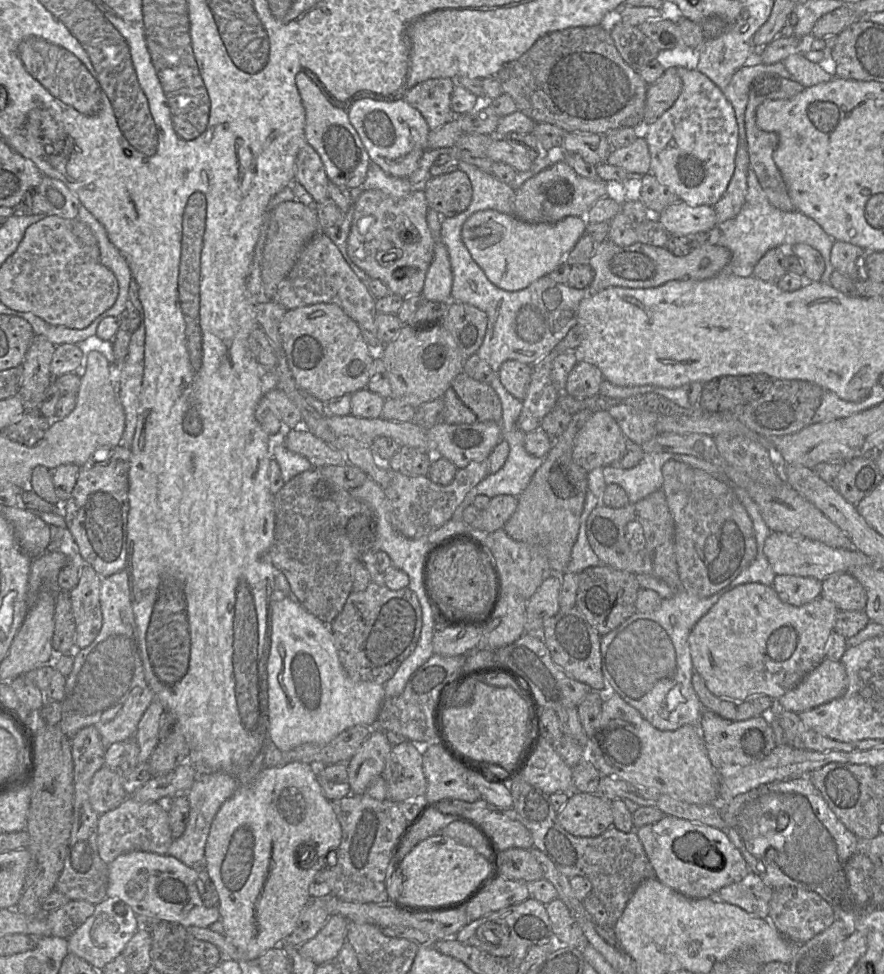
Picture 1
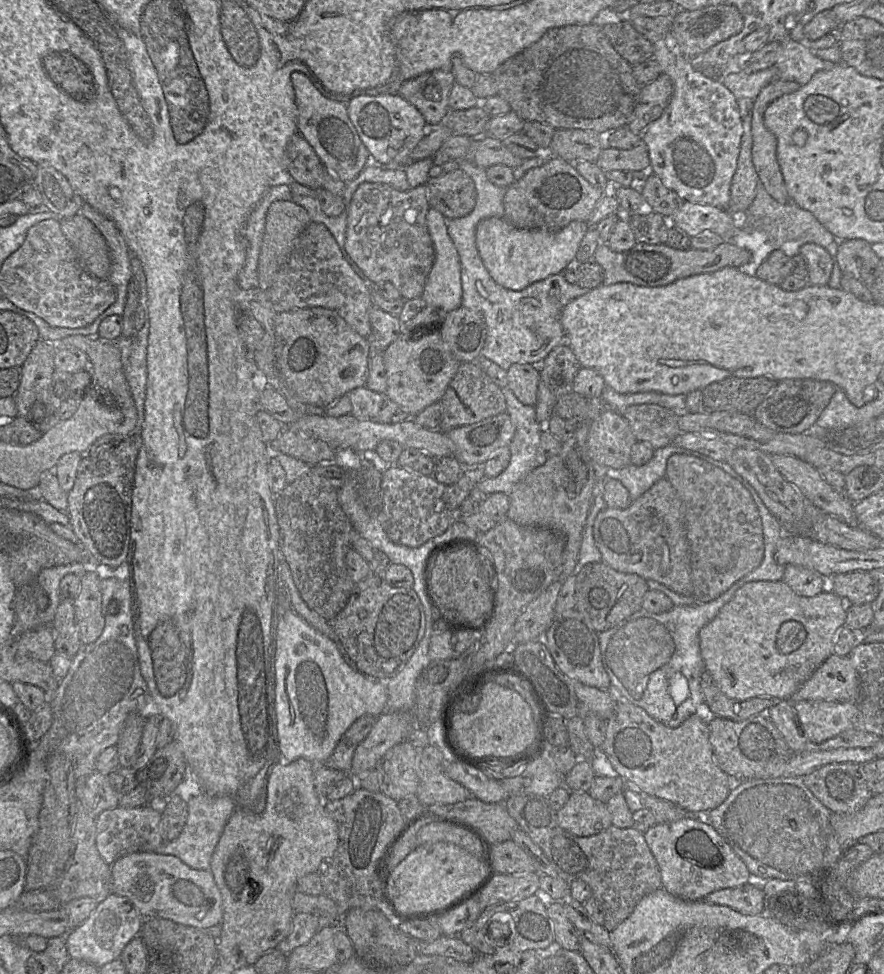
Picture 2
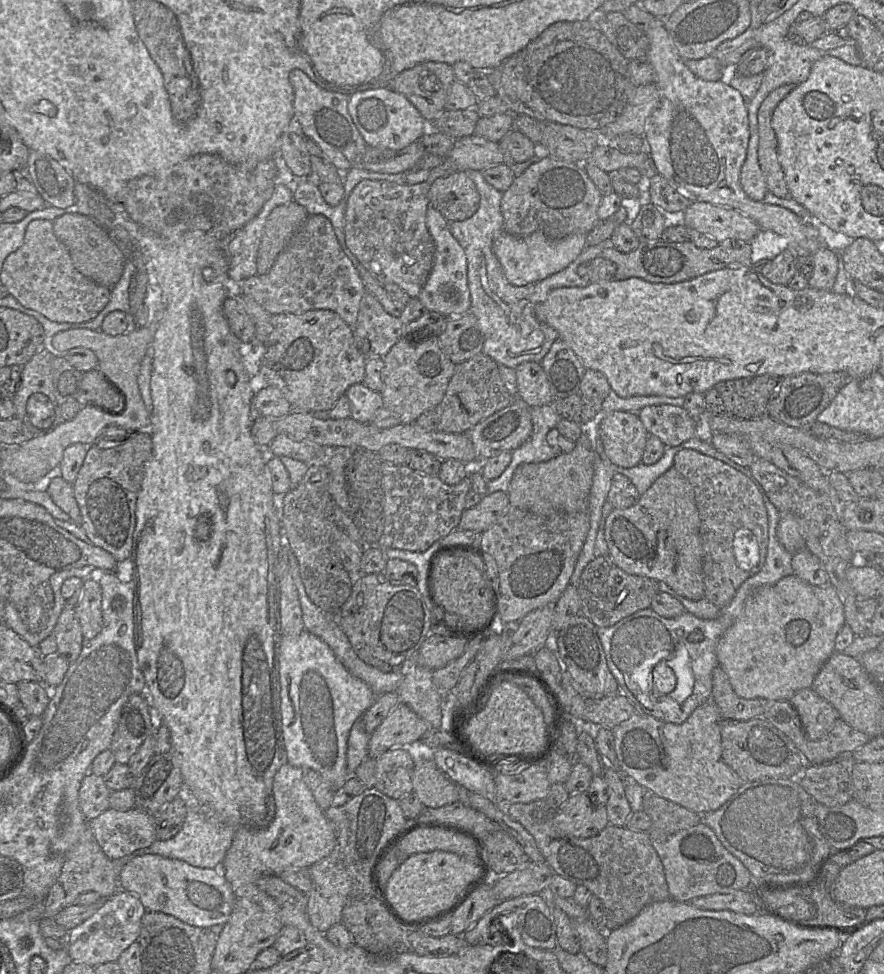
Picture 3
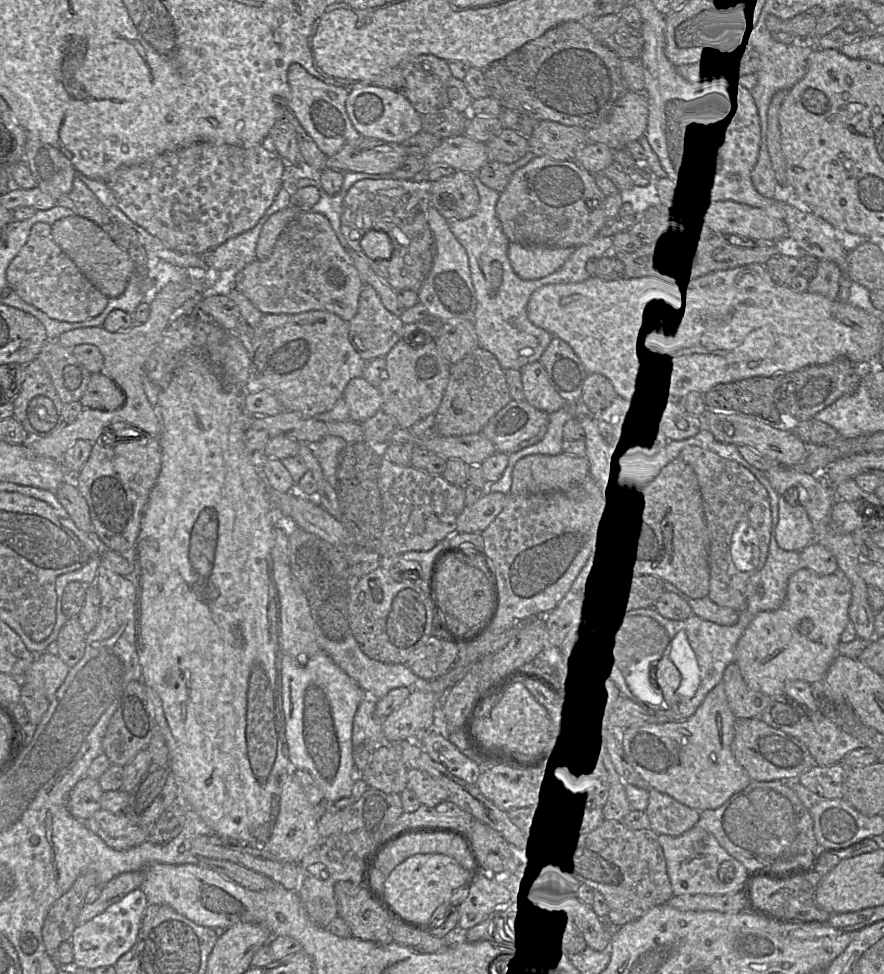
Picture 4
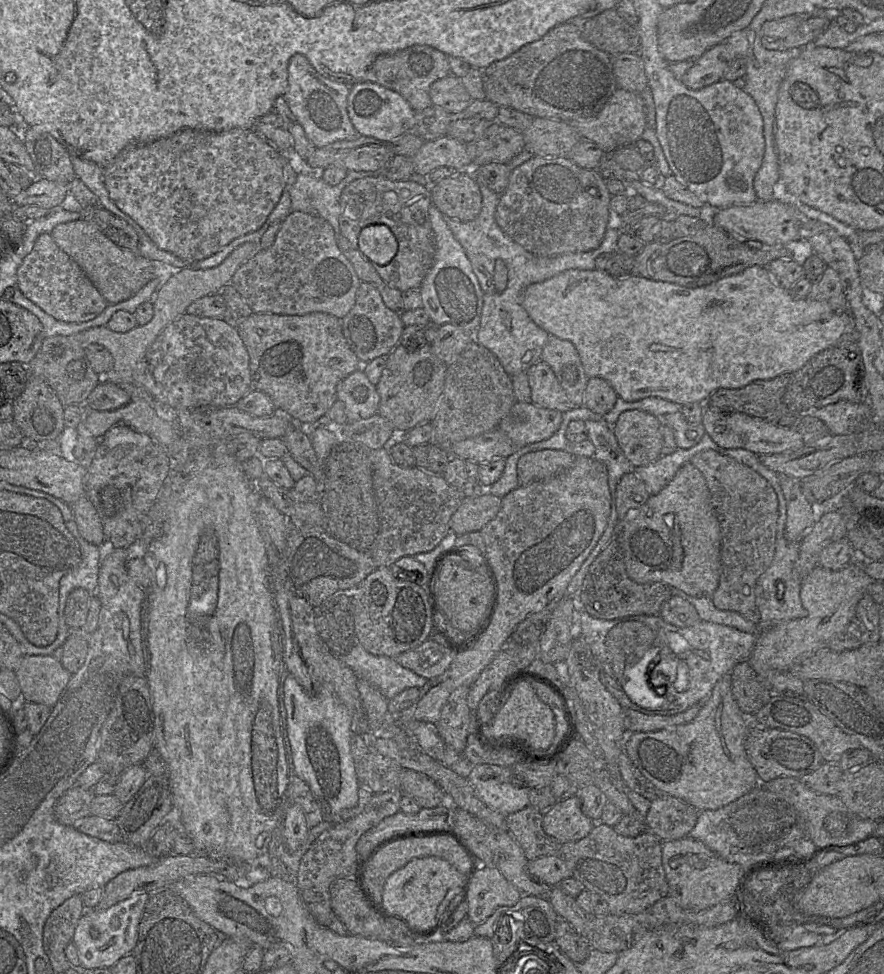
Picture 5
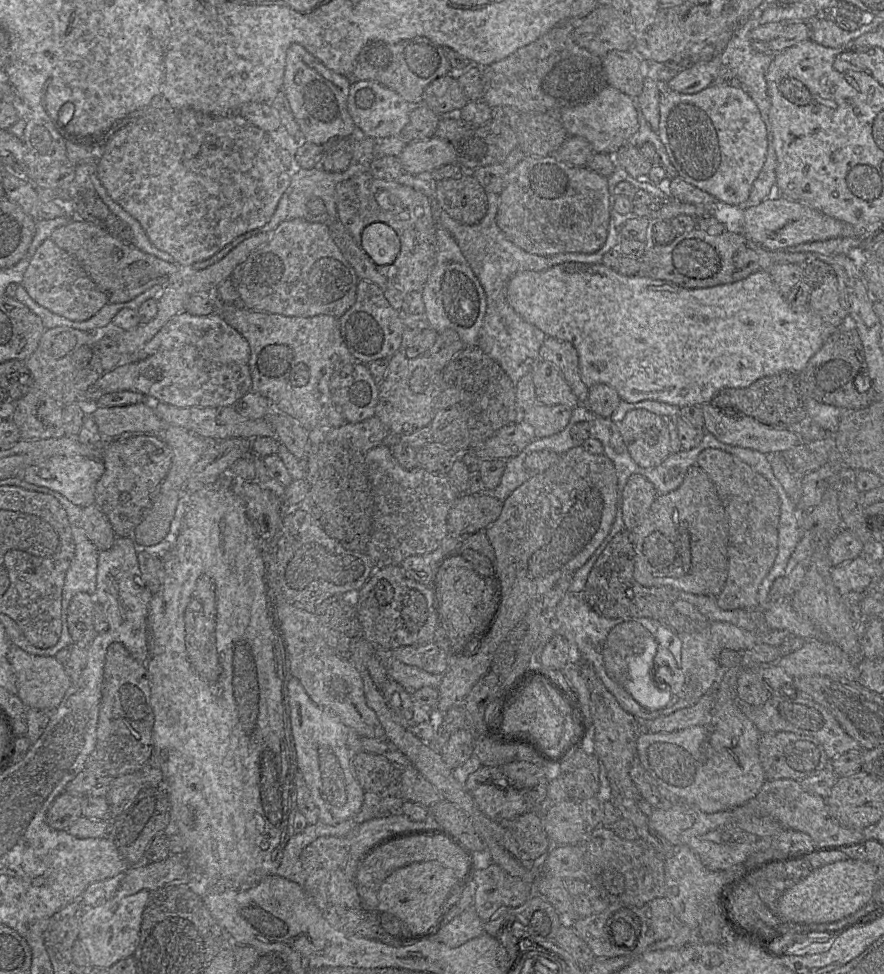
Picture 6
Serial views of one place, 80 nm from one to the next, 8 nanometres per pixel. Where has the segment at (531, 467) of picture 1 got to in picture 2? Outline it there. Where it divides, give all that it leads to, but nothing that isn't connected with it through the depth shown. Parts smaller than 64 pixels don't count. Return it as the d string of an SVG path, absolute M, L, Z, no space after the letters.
M508 387L501 389L506 400L506 412L511 418L515 431L509 444L511 458L507 468L498 476L485 476L476 484L476 487L487 495L495 492L502 492L510 495L514 486L518 482L520 482L533 469L543 465L548 459L548 456L540 445L541 433L543 431L543 426L545 425L537 421L535 407L521 403Z

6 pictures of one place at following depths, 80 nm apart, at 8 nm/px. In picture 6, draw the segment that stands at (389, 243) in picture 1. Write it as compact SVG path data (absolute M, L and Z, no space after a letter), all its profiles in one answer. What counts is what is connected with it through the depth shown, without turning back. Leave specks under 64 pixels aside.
M363 173L342 181L336 186L337 219L361 247L364 228L374 222L383 222L397 233L401 249L395 261L377 265L376 269L405 293L421 291L435 265L437 257L436 223L427 196L394 180L383 180Z

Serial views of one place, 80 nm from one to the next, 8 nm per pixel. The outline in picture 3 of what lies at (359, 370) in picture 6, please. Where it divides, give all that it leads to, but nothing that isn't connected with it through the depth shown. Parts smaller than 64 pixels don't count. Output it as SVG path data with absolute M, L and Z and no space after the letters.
M364 383L351 385L345 395L350 402L351 417L360 423L370 423L383 407L381 393L371 390Z

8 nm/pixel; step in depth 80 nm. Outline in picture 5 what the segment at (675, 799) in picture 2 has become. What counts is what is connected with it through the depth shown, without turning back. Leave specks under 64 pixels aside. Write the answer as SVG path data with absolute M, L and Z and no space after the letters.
M727 673L716 683L691 722L653 732L629 733L624 741L624 752L634 766L661 792L694 806L698 811L717 810L761 784L745 751L749 727L750 717L741 711L734 699L731 673Z

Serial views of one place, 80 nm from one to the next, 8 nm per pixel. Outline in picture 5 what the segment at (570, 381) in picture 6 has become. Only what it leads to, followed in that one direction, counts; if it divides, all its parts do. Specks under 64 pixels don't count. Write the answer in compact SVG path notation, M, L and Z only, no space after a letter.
M550 336L543 348L541 361L550 366L570 401L584 406L584 393L588 382L580 356L568 340Z

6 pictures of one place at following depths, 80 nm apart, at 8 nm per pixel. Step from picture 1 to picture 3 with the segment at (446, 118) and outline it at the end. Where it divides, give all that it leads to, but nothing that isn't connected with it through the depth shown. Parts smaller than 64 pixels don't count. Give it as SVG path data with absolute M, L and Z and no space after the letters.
M429 61L400 72L388 87L403 94L429 123L445 110L448 90L454 80L452 66Z

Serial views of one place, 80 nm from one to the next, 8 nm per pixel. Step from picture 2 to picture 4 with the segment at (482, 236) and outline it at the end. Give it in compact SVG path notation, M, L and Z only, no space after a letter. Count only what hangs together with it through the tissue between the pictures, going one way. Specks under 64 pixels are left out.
M510 242L507 255L514 272L524 280L543 278L558 270L576 247L524 246Z

